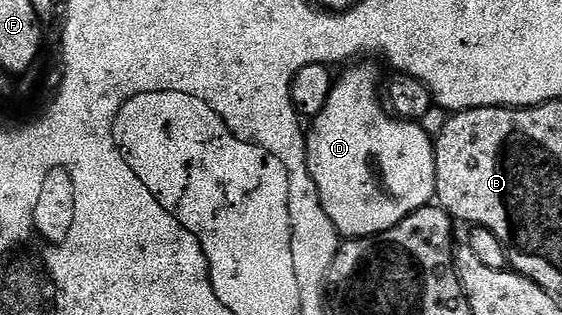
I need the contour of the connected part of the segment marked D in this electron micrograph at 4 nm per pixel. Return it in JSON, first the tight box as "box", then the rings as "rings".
{"box":[306,69,436,238],"rings":[[[350,69],[343,77],[339,76],[335,80],[334,89],[328,95],[328,103],[324,103],[324,111],[320,111],[320,115],[316,115],[312,119],[314,130],[309,130],[306,133],[306,162],[308,163],[308,171],[316,183],[318,194],[322,196],[322,203],[328,211],[328,219],[332,219],[332,223],[343,238],[377,238],[379,235],[395,229],[408,215],[412,215],[418,209],[422,209],[425,205],[431,204],[436,197],[436,155],[434,154],[434,141],[432,137],[422,129],[419,122],[403,121],[386,111],[378,113],[378,105],[380,109],[380,93],[379,90],[378,93],[374,90],[373,79],[366,73],[357,73],[356,70]]]}

